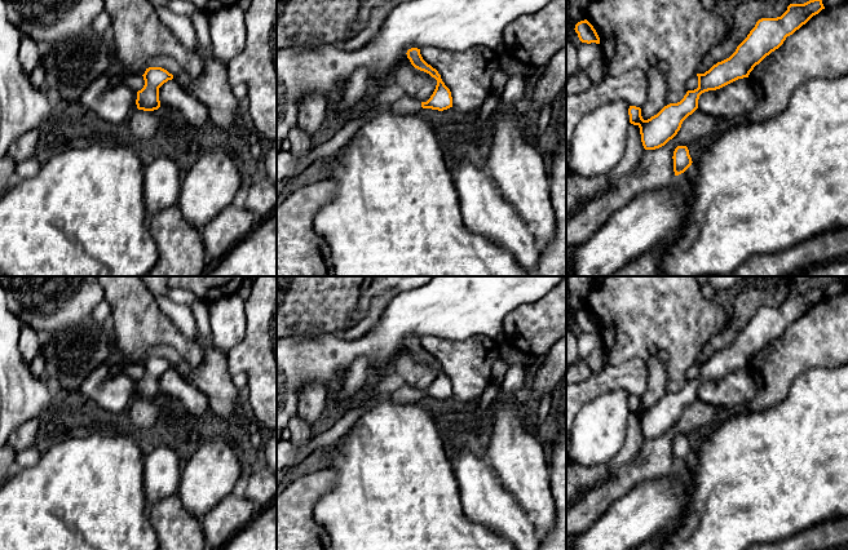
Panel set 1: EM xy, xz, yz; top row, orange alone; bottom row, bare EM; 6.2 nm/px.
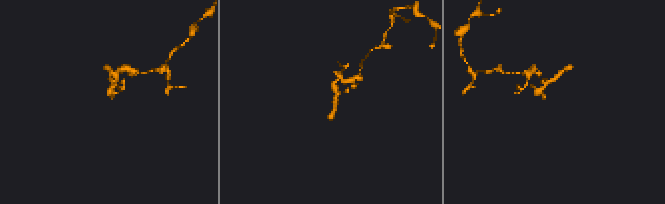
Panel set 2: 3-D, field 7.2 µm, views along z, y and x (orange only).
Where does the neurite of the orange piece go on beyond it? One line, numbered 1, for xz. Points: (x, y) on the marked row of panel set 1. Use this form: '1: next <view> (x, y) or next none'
1: next xz (405, 105)

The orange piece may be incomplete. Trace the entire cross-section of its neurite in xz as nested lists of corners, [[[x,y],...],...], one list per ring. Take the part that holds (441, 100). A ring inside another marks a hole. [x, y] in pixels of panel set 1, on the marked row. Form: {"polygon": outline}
{"polygon": [[[411,48],[407,50],[406,54],[411,65],[415,68],[424,71],[429,74],[432,77],[434,77],[437,80],[437,85],[433,94],[427,102],[420,102],[407,96],[403,96],[398,101],[388,103],[388,108],[398,114],[412,114],[412,112],[420,114],[423,108],[443,111],[452,107],[452,97],[450,89],[442,81],[438,71],[423,59],[420,49]]]}

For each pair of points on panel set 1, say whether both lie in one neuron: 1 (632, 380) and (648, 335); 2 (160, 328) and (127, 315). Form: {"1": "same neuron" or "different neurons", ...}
{"1": "different neurons", "2": "same neuron"}

